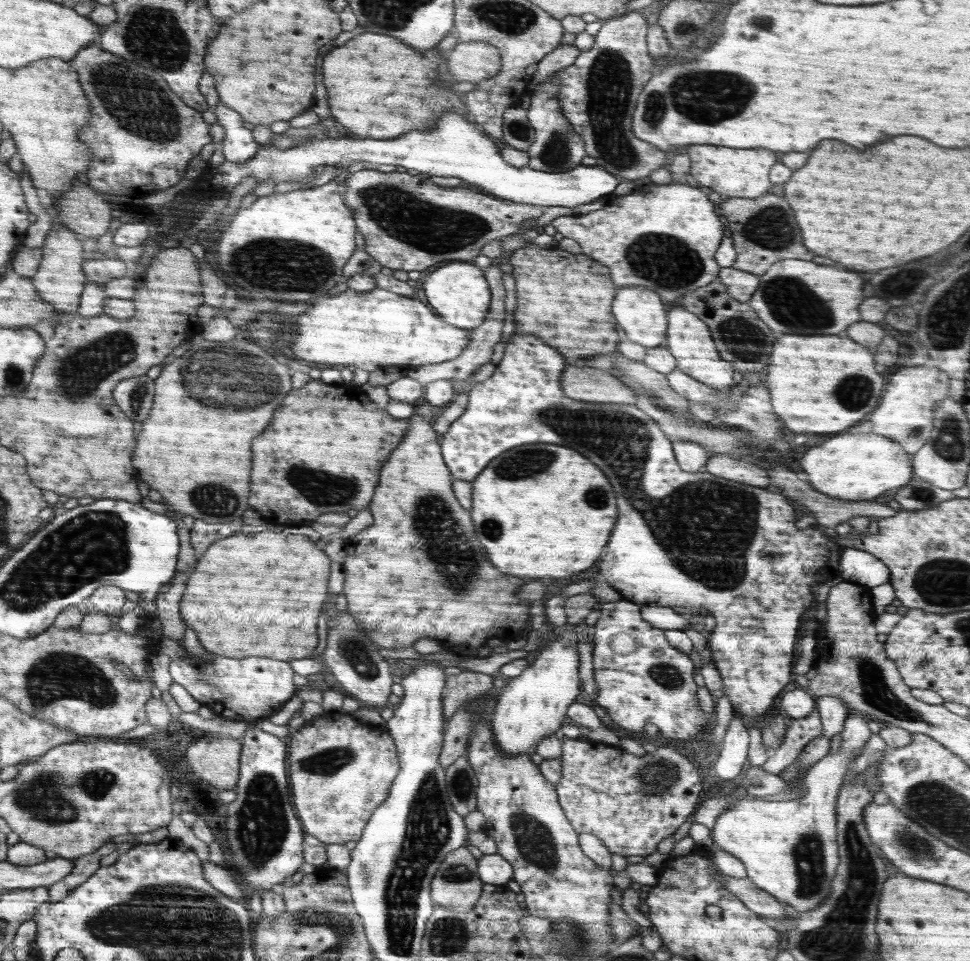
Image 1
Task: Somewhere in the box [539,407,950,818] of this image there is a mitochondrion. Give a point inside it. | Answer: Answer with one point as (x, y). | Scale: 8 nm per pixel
(873, 689)

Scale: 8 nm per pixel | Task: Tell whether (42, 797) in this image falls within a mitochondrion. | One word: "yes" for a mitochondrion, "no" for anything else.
yes

